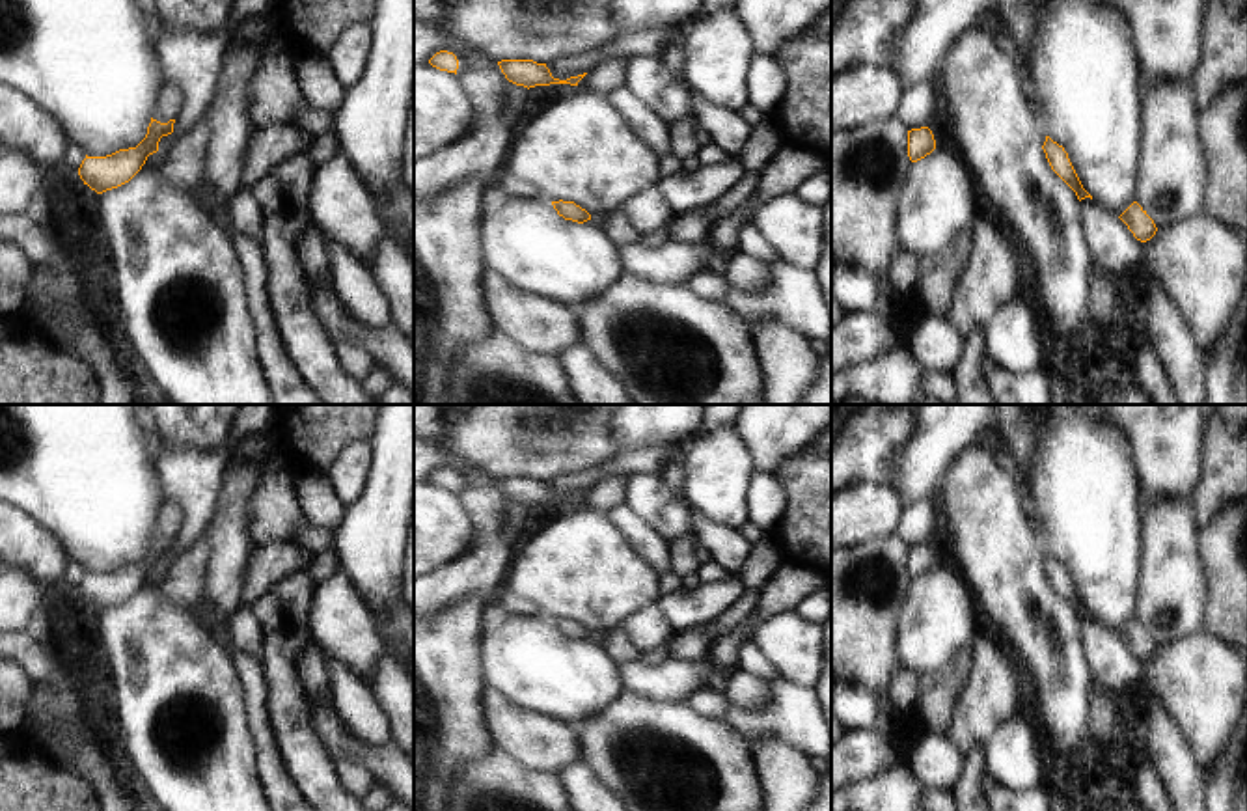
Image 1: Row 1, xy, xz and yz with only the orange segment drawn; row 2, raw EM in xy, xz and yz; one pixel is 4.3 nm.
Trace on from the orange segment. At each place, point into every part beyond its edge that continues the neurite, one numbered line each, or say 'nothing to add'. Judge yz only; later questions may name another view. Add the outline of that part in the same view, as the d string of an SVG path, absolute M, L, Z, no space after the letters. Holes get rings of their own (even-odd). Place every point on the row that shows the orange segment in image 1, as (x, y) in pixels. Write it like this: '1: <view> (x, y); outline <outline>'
nothing to add

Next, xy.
1: xy (168, 105); outline M164 82L153 108L153 119L168 123L175 119L183 108L183 95L175 84Z

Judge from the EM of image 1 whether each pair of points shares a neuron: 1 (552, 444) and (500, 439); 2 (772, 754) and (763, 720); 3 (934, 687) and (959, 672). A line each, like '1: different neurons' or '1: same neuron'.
1: same neuron
2: different neurons
3: same neuron

